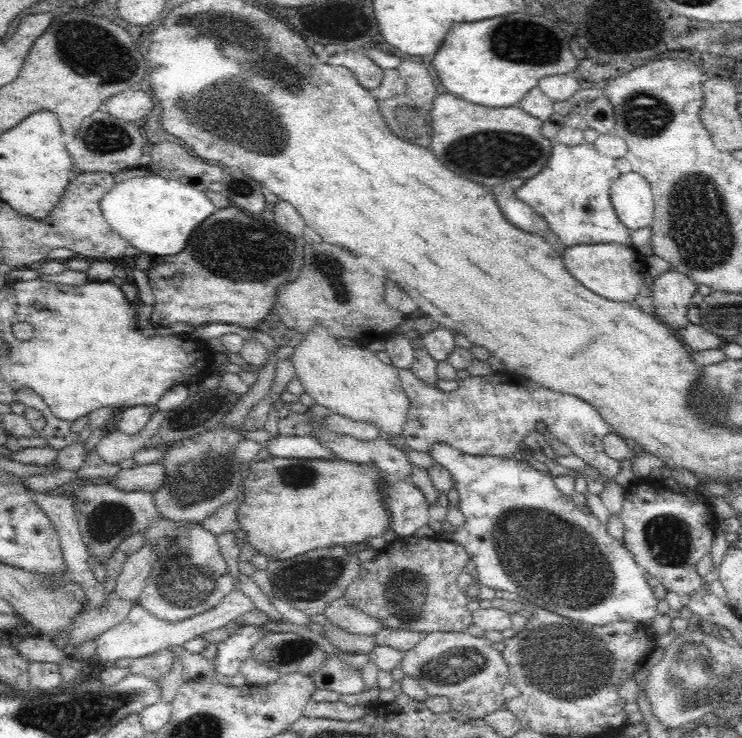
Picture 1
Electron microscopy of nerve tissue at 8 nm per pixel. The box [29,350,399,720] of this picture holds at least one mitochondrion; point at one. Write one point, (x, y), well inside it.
(184, 582)

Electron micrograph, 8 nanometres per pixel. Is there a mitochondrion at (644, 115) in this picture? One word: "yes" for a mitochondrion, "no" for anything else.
yes

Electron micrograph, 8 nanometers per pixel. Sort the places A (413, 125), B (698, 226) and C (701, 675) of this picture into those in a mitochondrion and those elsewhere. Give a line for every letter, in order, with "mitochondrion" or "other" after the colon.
A: mitochondrion
B: mitochondrion
C: mitochondrion

